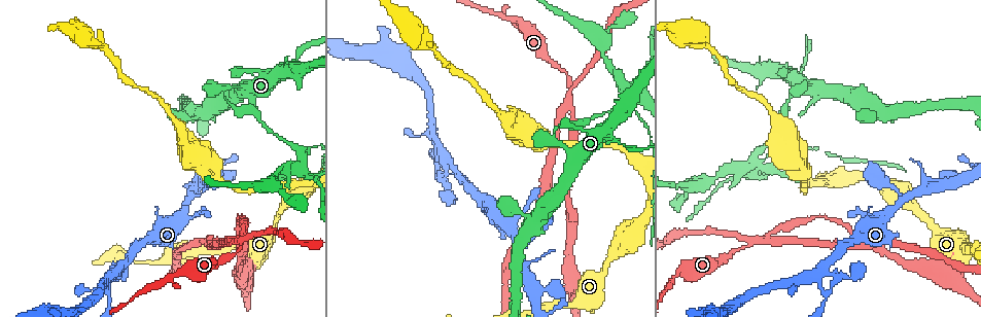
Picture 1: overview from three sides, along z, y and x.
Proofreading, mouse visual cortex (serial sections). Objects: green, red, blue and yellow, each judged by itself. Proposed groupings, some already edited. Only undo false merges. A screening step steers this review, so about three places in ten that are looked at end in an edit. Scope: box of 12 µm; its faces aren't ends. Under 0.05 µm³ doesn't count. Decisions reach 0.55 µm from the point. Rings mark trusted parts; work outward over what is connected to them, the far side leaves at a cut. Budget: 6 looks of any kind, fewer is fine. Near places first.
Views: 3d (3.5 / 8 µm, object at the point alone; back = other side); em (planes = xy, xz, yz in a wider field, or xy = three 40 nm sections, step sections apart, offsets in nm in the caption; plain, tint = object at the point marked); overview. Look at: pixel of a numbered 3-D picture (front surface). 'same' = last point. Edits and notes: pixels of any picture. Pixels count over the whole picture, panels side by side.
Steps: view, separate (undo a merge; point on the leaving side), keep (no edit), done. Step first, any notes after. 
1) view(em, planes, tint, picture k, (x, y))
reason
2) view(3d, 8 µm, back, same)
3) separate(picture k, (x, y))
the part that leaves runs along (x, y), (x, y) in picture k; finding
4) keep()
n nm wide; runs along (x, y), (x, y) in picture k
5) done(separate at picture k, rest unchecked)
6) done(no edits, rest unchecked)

view(3d, 8 µm, picture 1, (240, 239))
thin neck

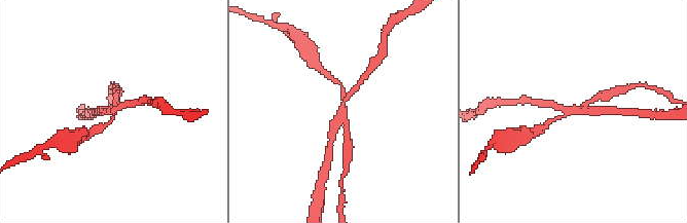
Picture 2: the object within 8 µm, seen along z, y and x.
view(em, planes, tint, picture 2, (343, 115))
4 arms; arms of 200, 200, 200, 300 nm

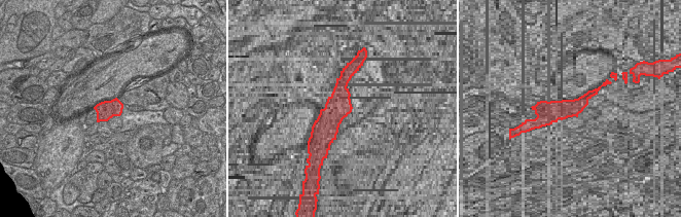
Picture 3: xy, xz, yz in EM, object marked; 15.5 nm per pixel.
keep()
runs along (554, 119), (605, 96) in picture 2; all the same cell

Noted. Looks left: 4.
view(3d, 8 µm, picture 1, (554, 139))
two arms in line, one across

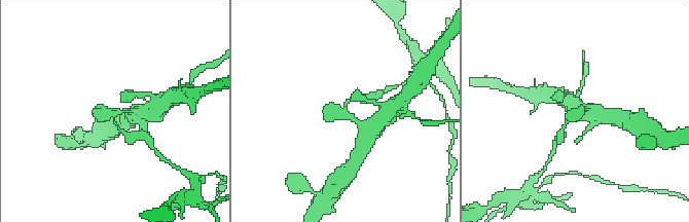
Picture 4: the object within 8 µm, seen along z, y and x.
view(3d, 3.5 µm, picture 4, (345, 114))

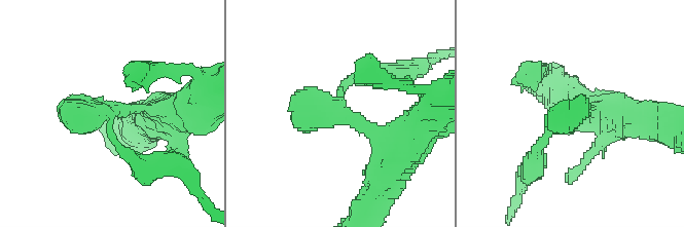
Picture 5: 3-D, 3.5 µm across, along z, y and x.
view(em, xy, step 5, tint, picture 5, (113, 110))
3 arms; arms of 150, 300, 350 nm

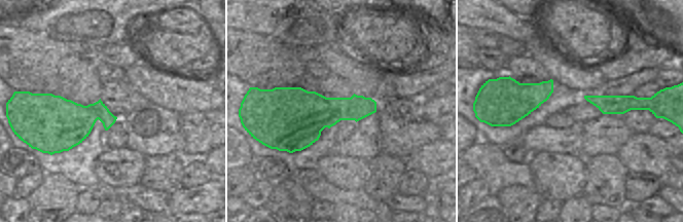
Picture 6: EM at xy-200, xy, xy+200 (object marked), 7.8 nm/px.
separate(picture 5, (536, 149))
the part that leaves runs along (547, 133), (530, 164) in picture 5; two cells meet here

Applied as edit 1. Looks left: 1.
done(separate at picture 5, rest unchecked)

